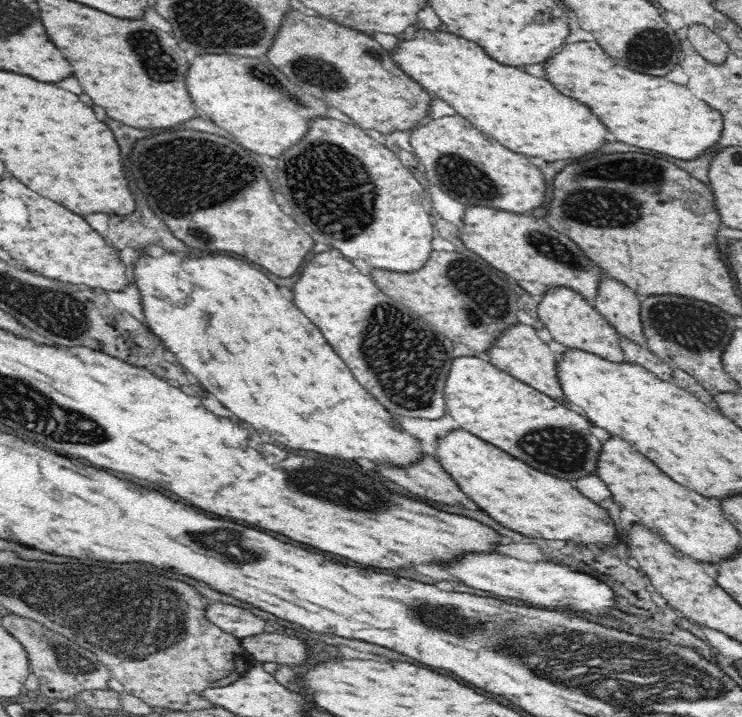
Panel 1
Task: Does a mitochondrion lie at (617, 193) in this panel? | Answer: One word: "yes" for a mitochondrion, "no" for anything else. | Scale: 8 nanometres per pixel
yes

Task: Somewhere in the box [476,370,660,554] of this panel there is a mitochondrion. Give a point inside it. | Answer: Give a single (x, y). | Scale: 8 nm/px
(560, 449)

